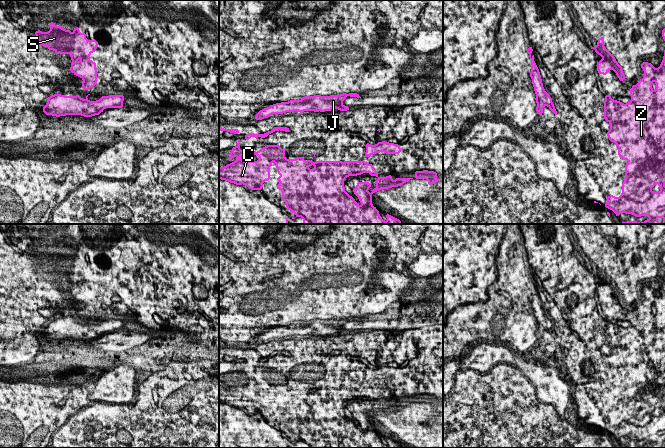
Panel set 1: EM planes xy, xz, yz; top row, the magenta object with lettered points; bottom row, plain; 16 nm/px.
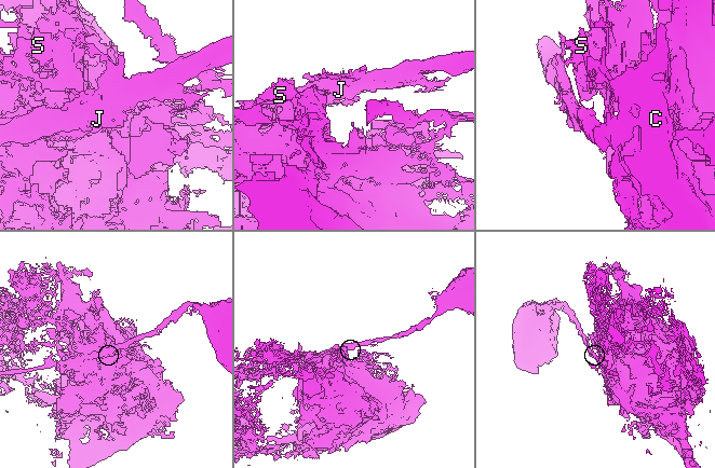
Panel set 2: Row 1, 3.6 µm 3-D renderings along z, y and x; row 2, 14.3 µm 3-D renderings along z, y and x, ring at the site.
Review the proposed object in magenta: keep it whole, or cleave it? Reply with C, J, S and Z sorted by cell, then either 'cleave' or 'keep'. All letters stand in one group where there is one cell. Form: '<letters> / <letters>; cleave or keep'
C S Z / J; cleave

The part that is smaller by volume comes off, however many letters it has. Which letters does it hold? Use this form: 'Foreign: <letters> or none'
Foreign: J

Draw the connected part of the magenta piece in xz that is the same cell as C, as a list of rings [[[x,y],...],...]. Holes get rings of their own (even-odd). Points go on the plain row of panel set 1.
[[[240,363],[238,369],[232,371],[228,385],[233,381],[238,381],[237,385],[219,391],[219,403],[235,407],[236,409],[244,408],[252,416],[258,413],[261,415],[264,405],[270,404],[270,390],[275,386],[277,397],[280,399],[276,402],[280,407],[276,410],[278,414],[282,414],[282,425],[286,426],[286,433],[296,438],[295,442],[302,441],[303,448],[401,448],[401,445],[389,438],[385,438],[387,445],[384,445],[379,435],[371,427],[373,424],[371,419],[380,413],[390,413],[392,410],[403,409],[413,402],[396,402],[392,404],[392,399],[387,401],[379,401],[378,395],[374,394],[372,388],[366,385],[315,385],[312,383],[304,384],[304,381],[296,381],[295,383],[286,383],[285,375],[279,369],[267,369],[262,371],[258,376],[246,376],[240,373]],[[242,379],[258,379],[258,385],[243,385],[240,383]],[[362,397],[369,397],[371,400],[378,402],[375,405],[377,410],[371,417],[368,413],[372,410],[369,406],[358,406],[357,410],[353,413],[354,418],[359,422],[363,429],[362,431],[357,428],[353,421],[345,416],[344,403],[348,400],[357,400]]]

